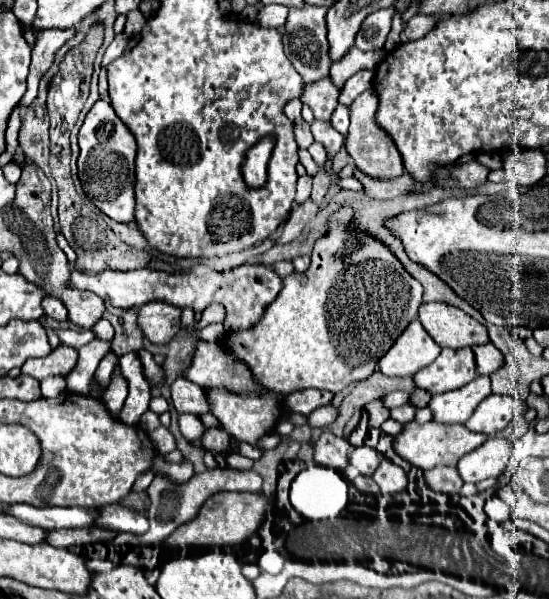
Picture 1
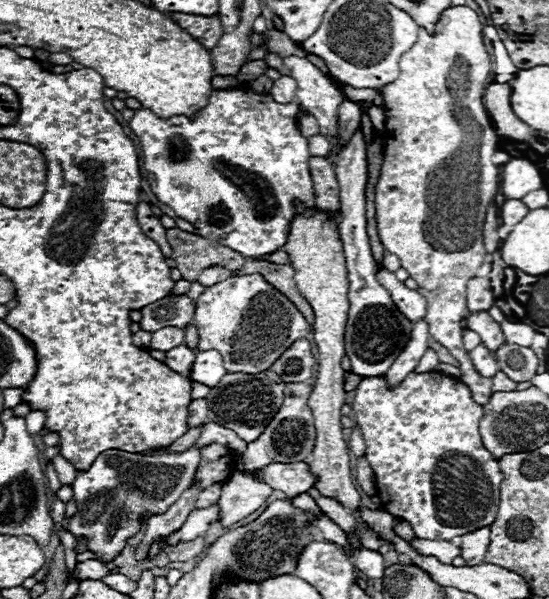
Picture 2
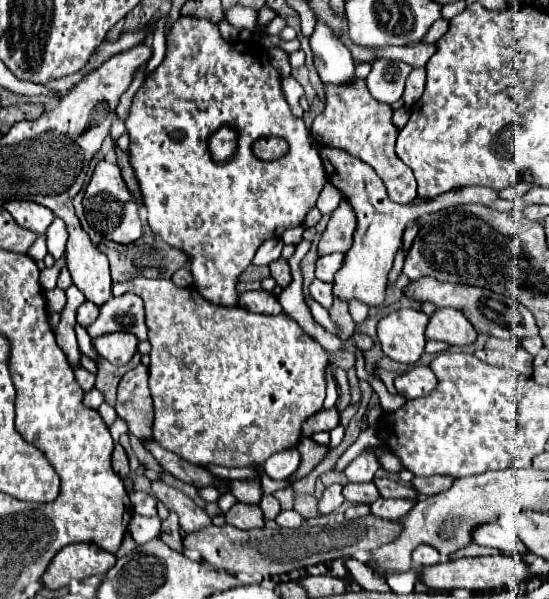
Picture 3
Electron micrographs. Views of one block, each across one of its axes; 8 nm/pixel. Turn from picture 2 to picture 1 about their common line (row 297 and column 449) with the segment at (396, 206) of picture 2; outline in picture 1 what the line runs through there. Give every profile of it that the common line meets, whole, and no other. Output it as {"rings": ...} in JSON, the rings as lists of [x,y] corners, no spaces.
{"rings":[[[408,422],[402,426],[402,432],[398,436],[394,436],[394,452],[404,458],[406,462],[414,464],[420,470],[432,470],[436,466],[456,466],[458,460],[472,452],[474,448],[478,448],[482,442],[486,440],[486,436],[470,432],[464,424],[440,424],[440,422],[426,422],[426,424],[418,424],[418,422]]]}

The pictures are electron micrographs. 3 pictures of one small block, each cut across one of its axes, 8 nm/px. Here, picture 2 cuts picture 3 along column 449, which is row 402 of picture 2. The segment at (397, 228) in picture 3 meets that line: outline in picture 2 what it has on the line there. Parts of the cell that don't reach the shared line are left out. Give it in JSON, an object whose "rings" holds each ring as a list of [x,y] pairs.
{"rings":[[[204,398],[190,402],[190,414],[188,414],[188,426],[200,426],[208,420],[208,402]]]}

